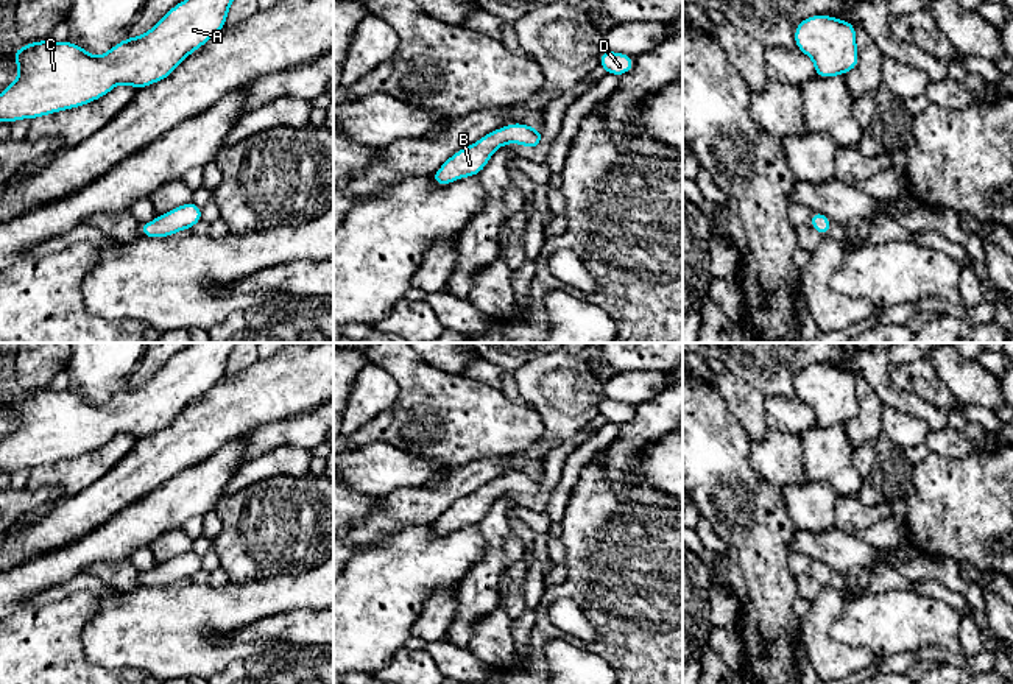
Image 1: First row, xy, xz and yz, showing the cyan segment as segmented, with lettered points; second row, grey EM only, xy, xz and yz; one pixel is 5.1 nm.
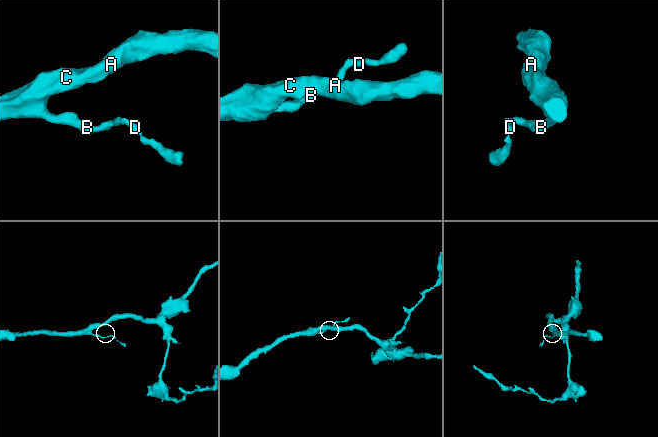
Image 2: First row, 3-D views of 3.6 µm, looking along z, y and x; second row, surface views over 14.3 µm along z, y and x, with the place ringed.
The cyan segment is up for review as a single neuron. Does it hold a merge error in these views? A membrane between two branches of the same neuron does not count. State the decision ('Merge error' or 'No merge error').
No merge error

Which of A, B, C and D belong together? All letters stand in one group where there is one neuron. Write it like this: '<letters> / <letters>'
A B C D

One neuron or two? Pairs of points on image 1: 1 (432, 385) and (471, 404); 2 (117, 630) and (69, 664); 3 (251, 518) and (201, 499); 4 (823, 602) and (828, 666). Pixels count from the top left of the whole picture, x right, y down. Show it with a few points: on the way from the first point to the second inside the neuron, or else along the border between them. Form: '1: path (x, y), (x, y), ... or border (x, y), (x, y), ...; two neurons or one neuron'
1: path (441, 394), (451, 404), (462, 404); one neuron
2: border (92, 617), (83, 627), (81, 652), (106, 667); two neurons
3: border (218, 500), (214, 505); two neurons
4: path (822, 617), (822, 650); one neuron

